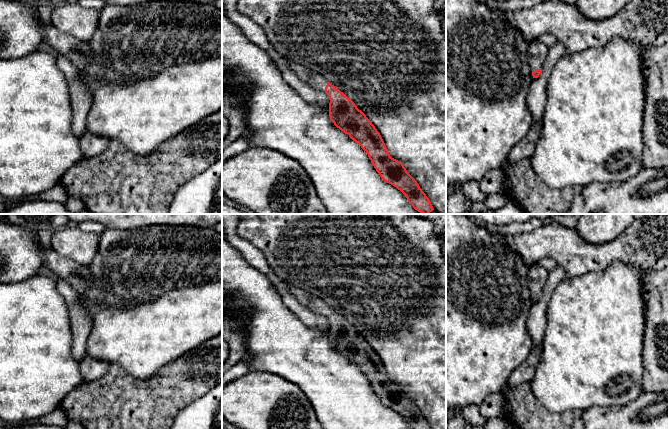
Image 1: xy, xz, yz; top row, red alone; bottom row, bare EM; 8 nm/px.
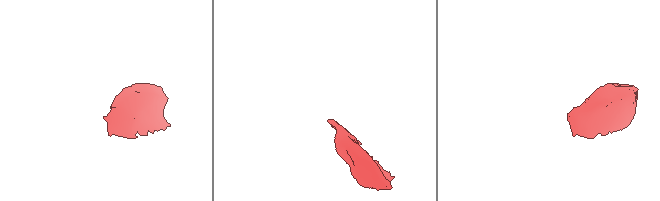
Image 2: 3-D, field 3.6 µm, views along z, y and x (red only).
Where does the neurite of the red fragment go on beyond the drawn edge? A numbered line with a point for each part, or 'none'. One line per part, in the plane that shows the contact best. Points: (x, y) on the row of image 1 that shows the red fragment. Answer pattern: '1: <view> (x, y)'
1: xz (317, 81)

